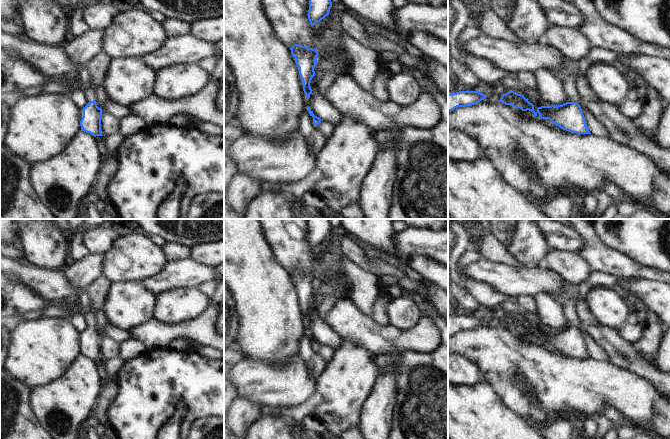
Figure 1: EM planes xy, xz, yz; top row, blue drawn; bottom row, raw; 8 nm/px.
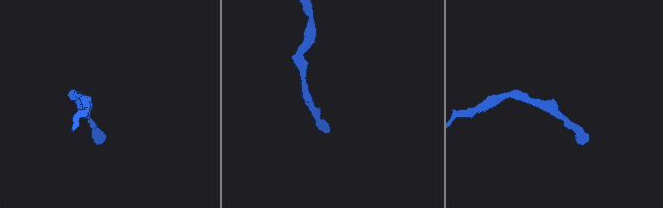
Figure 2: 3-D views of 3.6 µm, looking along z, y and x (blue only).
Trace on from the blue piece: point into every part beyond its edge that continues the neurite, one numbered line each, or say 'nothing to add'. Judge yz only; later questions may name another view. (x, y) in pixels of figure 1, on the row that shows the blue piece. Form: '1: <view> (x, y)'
1: yz (596, 55)

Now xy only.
1: xy (84, 74)

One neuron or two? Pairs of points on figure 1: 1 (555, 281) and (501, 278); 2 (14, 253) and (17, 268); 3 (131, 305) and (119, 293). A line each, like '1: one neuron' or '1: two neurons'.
1: one neuron
2: two neurons
3: one neuron

